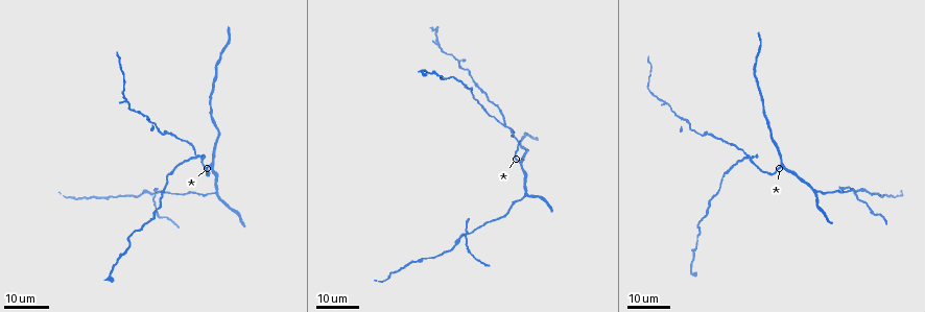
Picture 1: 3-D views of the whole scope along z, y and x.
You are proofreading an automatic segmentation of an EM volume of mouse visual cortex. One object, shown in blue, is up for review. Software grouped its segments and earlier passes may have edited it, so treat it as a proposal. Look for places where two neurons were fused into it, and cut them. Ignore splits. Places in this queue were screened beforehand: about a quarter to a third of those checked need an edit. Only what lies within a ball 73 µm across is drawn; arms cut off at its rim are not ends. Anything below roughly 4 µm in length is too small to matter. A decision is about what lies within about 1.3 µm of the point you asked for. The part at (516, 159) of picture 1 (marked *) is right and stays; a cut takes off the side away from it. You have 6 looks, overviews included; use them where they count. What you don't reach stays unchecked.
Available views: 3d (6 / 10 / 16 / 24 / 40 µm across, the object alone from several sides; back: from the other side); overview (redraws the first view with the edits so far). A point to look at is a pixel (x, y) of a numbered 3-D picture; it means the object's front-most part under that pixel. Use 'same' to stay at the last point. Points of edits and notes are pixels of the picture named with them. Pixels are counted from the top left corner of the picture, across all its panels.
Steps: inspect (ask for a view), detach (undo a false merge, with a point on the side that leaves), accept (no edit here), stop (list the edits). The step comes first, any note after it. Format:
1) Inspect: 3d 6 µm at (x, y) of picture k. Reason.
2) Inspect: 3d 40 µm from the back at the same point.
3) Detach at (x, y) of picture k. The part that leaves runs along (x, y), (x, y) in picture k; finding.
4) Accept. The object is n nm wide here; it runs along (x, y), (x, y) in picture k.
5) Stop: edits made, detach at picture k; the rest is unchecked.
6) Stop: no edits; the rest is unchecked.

Inspect: 3d 16 µm at (521, 160) of picture 1. Three arms meet.

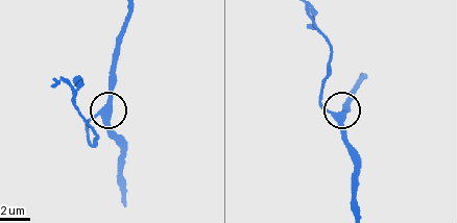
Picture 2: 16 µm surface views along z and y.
Inspect: 3d 10 µm at (109, 116) of picture 2.

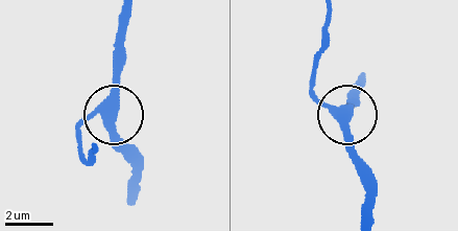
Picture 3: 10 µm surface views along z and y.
Accept. 3 arms meet here; it runs along (87, 122), (115, 107), (115, 54) in picture 3; all the same neuron.

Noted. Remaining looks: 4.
Inspect: 3d 16 µm at (505, 125) of picture 1. Branch point.

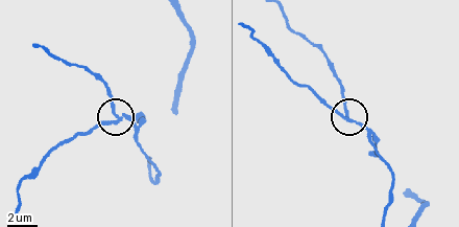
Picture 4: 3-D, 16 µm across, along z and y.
Inspect: 3d 6 µm at (351, 119) of picture 4. Closer look.

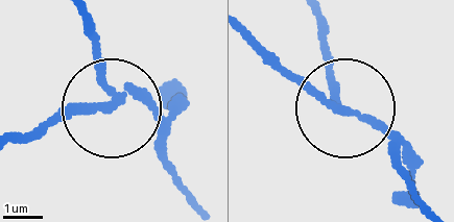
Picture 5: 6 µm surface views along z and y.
Detach at (65, 113) of picture 5. The part that leaves runs along (114, 105), (77, 105), (17, 136) in picture 5; a second neuron is stuck on.

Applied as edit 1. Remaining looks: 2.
Stop: edits made, detach at picture 5; the rest is unchecked.

